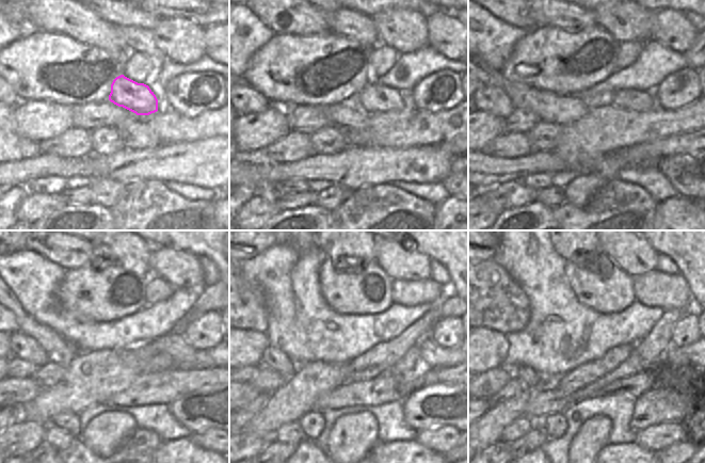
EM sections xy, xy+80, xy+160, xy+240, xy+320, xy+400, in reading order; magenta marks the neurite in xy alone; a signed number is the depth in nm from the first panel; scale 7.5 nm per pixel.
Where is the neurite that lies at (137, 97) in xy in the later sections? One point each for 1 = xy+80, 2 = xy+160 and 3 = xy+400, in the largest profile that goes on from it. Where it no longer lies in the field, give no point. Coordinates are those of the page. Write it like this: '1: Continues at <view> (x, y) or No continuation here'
1: Continues at xy+80 (373, 98)
2: Continues at xy+160 (630, 99)
3: Continues at xy+400 (676, 357).

